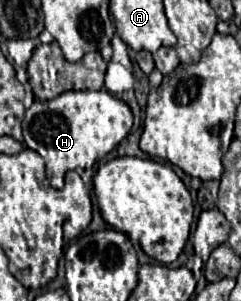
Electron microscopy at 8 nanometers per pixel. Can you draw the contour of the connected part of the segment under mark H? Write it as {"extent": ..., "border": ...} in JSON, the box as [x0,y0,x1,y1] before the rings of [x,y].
{"extent":[23,90,131,188],"border":[[[71,90],[59,94],[53,100],[35,100],[33,106],[25,112],[23,138],[27,148],[43,156],[51,186],[61,188],[65,172],[91,168],[129,134],[131,126],[131,108],[107,90]]]}

